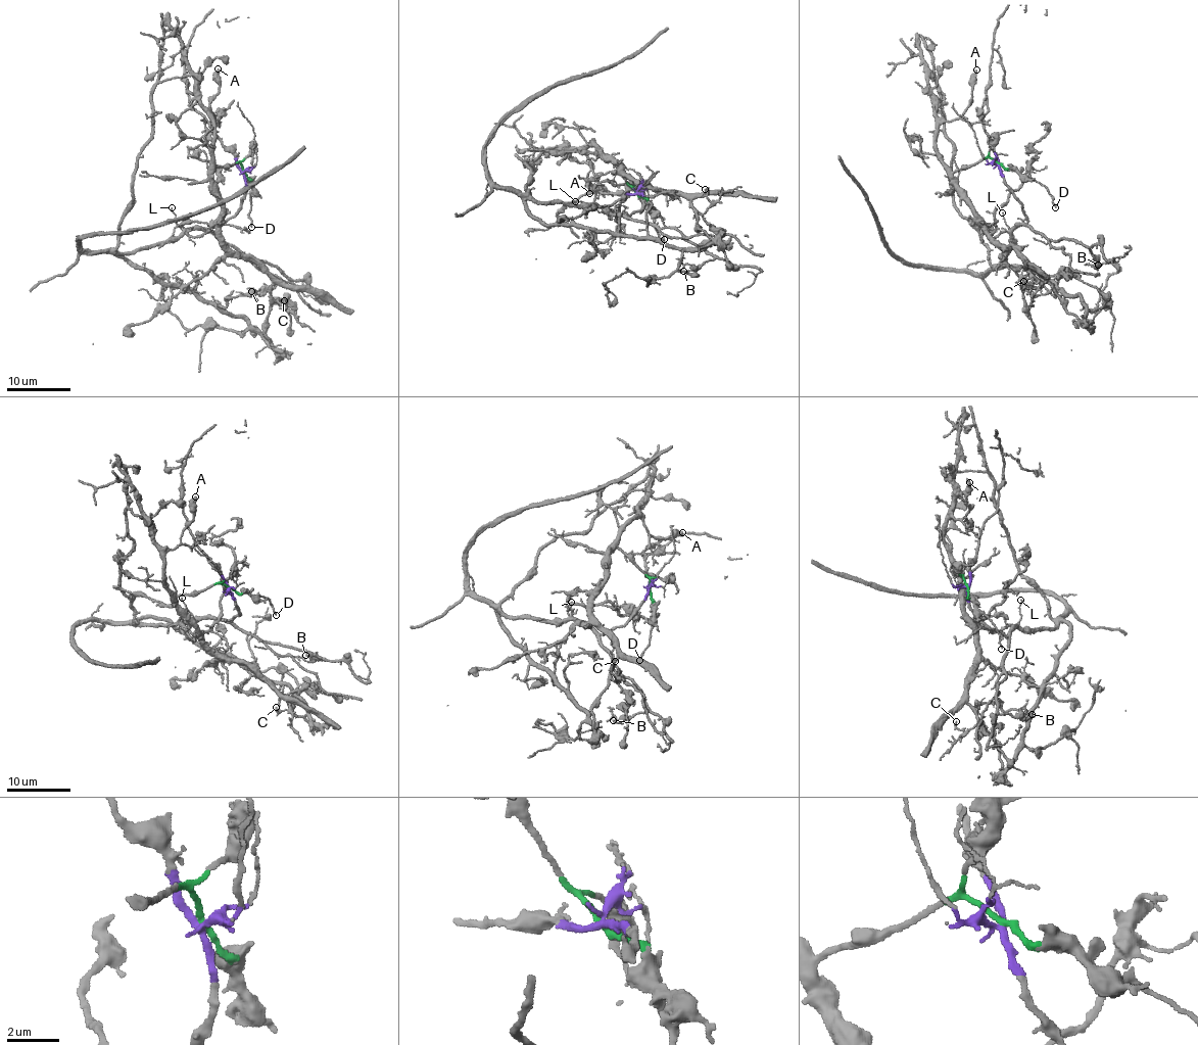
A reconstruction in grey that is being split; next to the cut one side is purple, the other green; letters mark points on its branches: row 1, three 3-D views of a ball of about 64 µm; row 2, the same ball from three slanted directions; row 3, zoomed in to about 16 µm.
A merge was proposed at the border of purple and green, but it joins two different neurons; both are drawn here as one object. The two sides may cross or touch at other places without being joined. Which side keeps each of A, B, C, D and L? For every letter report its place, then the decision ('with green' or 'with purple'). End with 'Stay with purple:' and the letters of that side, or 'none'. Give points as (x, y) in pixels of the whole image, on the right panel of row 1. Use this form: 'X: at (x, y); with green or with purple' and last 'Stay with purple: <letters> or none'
A: at (976, 69); with green
B: at (1098, 265); with purple
C: at (1023, 281); with green
D: at (1055, 207); with green
L: at (1002, 212); with purple
Stay with purple: B, L

